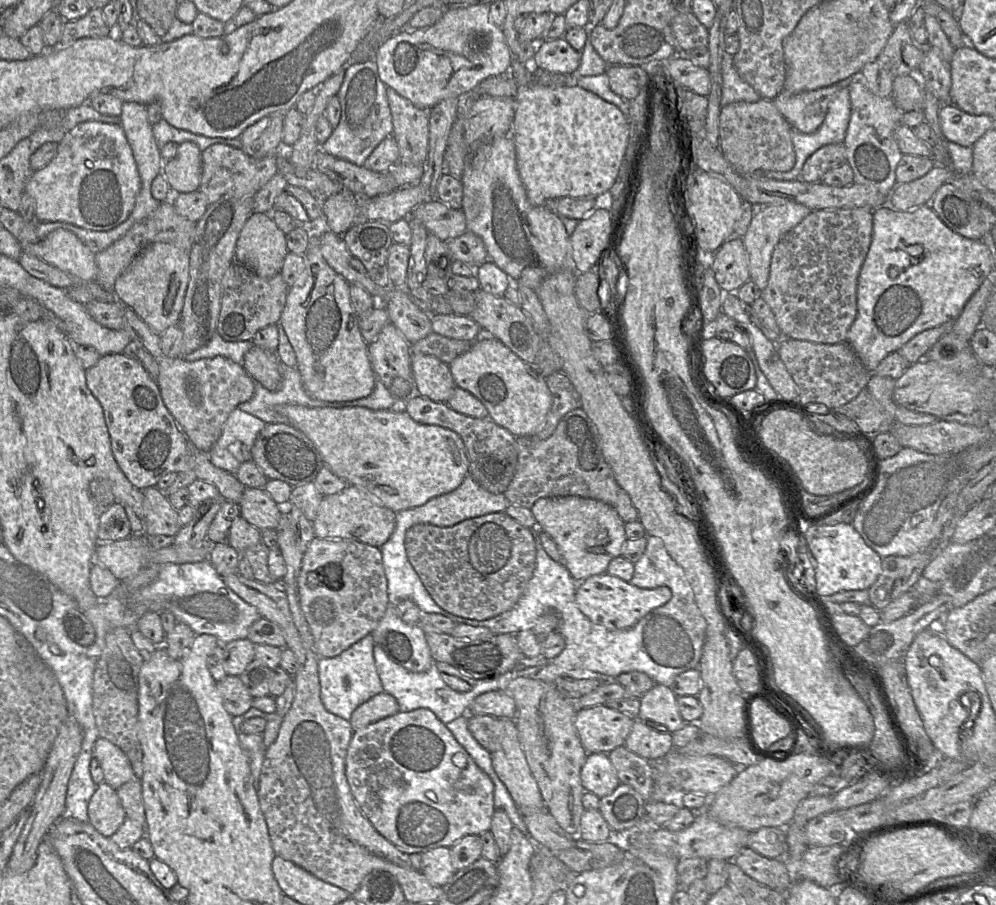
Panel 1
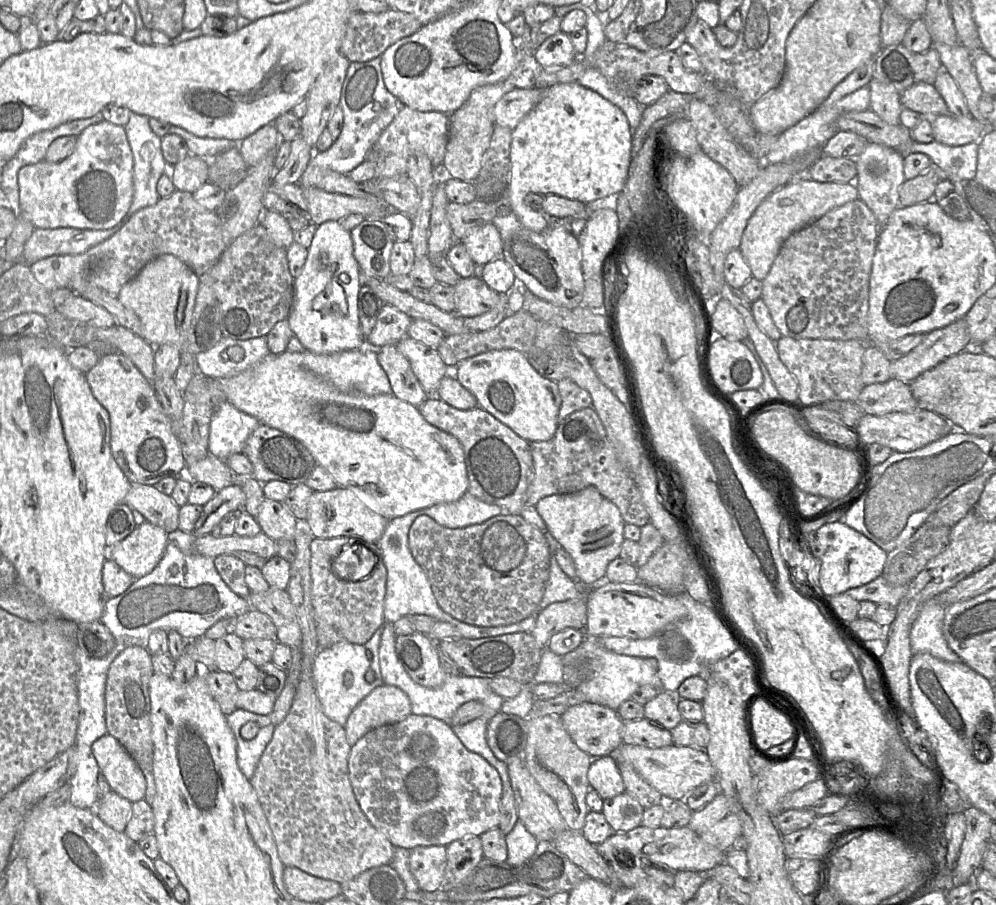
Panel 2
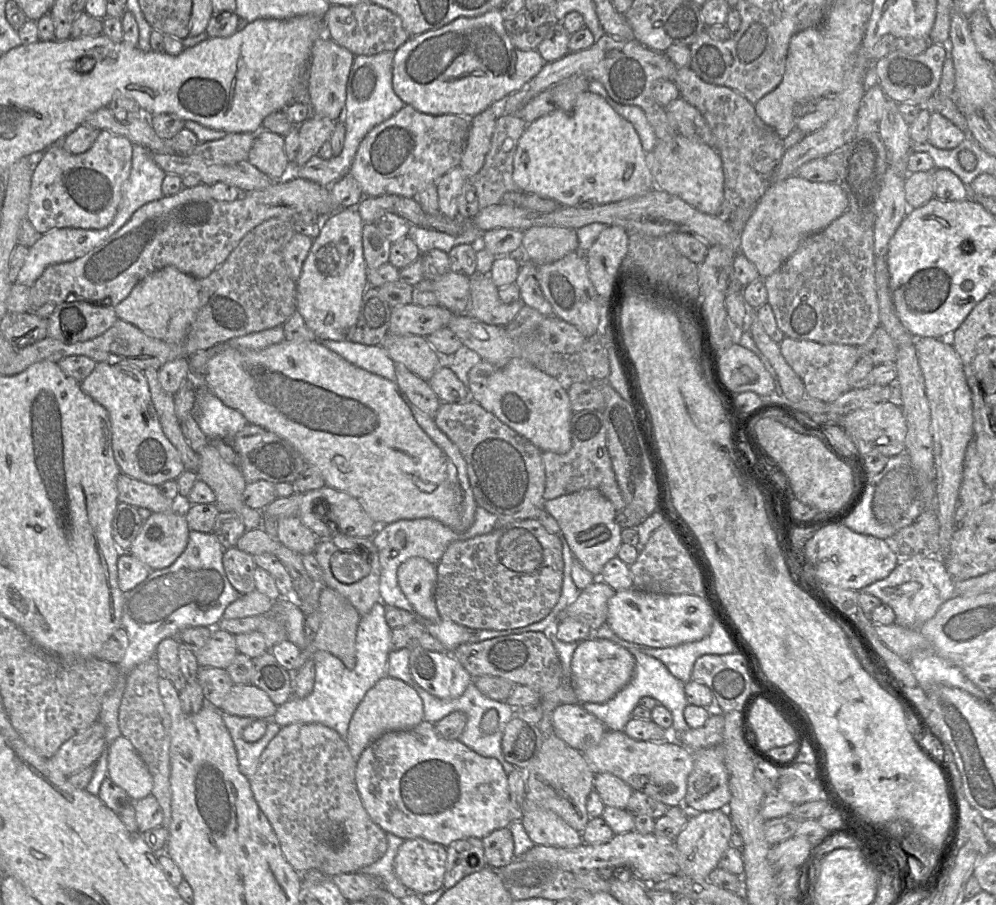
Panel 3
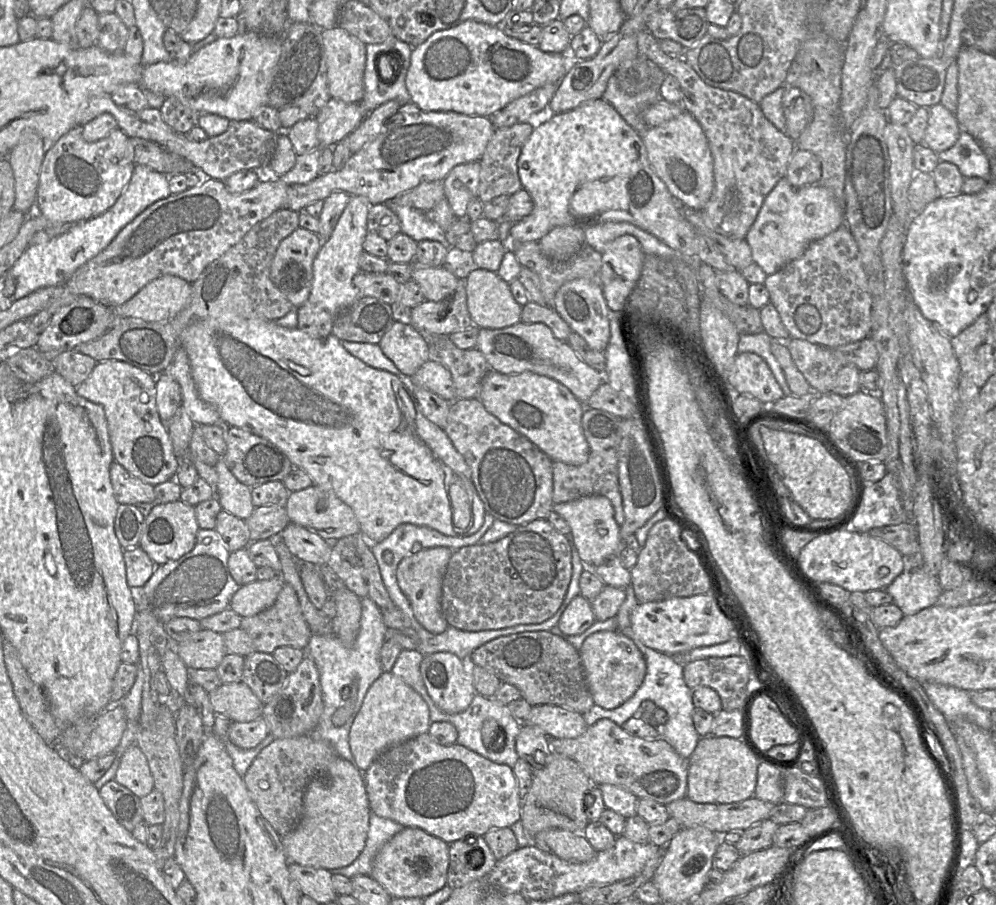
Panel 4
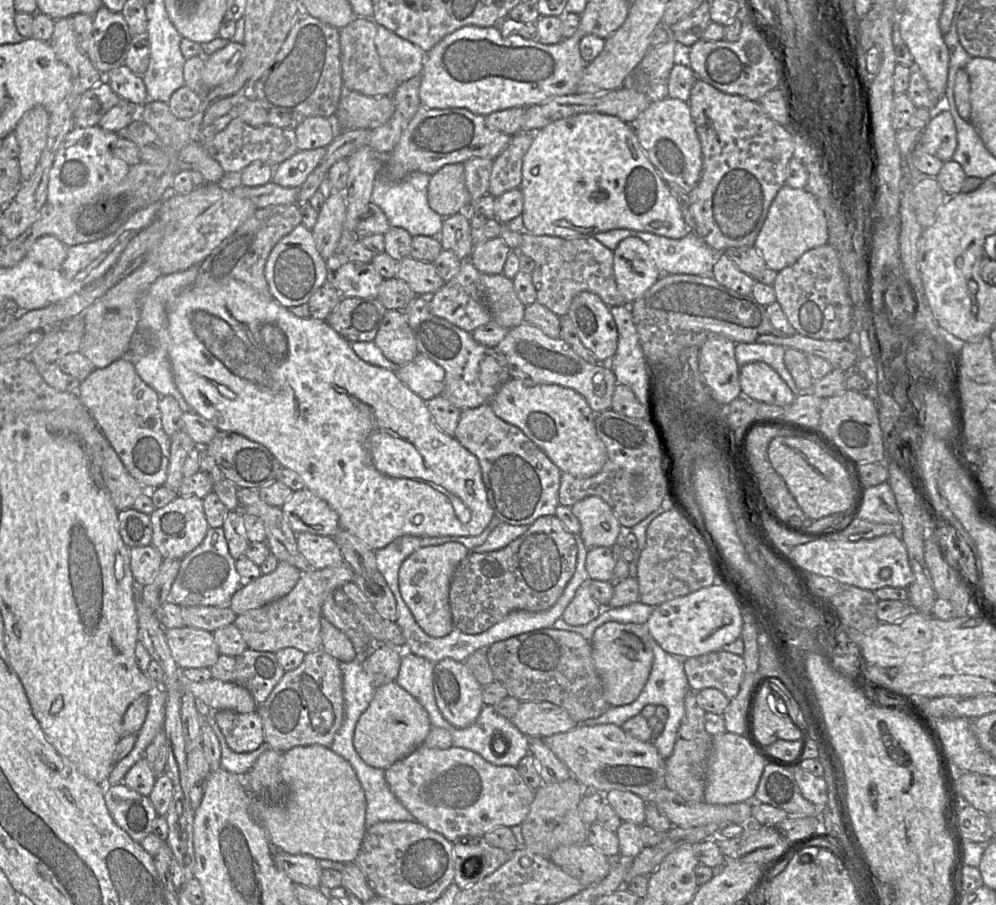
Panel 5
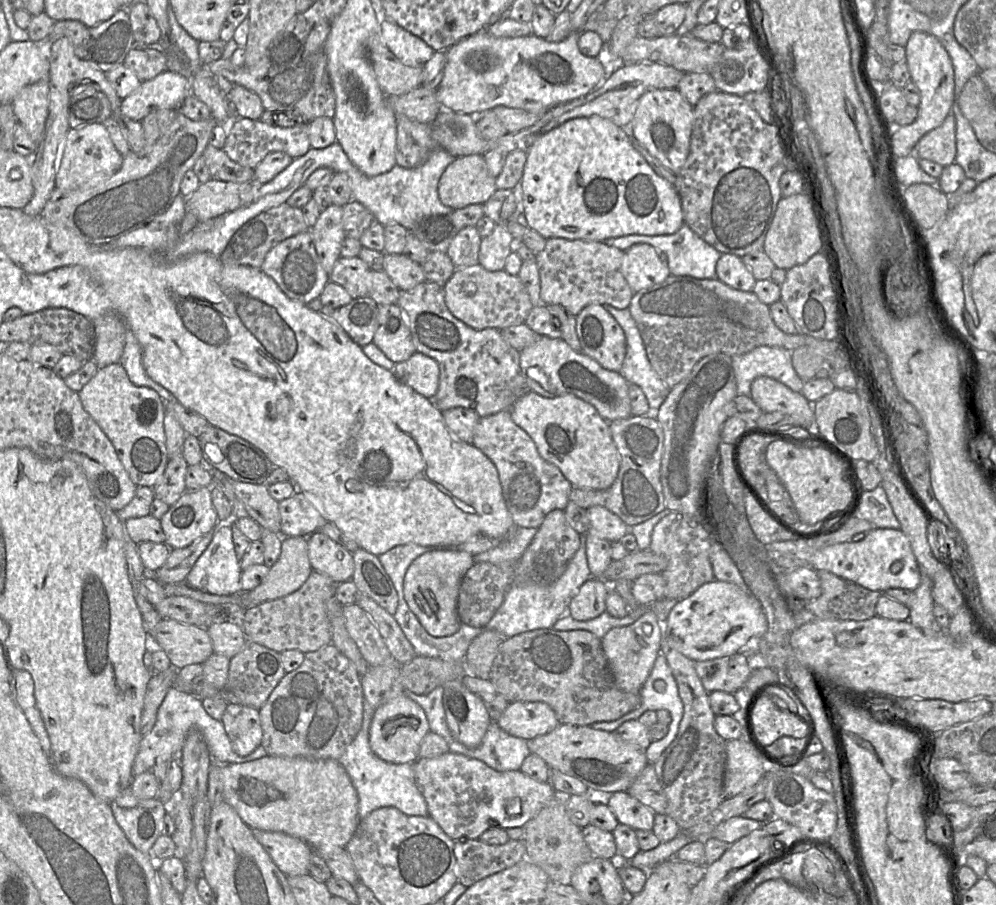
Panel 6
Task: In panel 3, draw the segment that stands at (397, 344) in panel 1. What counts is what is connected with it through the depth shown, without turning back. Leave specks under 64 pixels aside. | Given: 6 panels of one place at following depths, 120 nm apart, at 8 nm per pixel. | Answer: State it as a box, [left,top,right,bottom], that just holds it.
[395,364,441,418]

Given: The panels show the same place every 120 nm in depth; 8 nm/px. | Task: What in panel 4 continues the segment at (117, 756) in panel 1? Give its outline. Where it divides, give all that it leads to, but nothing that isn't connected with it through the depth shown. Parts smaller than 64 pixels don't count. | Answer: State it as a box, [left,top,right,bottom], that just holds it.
[114,745,154,798]

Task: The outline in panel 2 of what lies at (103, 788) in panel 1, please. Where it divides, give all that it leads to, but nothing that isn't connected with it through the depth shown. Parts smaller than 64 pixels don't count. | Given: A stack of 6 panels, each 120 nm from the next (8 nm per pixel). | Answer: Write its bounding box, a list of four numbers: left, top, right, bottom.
[95,791,132,832]

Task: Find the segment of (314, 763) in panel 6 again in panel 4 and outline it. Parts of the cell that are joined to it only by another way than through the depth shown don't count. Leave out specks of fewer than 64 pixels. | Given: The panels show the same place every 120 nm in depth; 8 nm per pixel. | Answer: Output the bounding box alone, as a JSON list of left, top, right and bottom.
[281,756,371,869]

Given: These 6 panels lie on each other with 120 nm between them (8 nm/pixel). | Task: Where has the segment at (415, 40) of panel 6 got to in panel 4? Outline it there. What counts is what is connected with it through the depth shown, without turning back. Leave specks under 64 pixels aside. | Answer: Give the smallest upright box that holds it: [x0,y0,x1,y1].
[359,36,413,114]

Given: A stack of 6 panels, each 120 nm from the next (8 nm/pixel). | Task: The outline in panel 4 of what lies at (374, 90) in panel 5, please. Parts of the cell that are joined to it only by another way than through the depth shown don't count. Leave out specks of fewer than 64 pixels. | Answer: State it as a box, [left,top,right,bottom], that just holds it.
[322,26,366,103]

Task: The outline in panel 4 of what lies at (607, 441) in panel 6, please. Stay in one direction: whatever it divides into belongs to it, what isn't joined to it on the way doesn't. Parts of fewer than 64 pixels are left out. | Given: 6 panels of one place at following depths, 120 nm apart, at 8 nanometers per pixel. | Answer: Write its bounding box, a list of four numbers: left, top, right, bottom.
[478,370,590,462]

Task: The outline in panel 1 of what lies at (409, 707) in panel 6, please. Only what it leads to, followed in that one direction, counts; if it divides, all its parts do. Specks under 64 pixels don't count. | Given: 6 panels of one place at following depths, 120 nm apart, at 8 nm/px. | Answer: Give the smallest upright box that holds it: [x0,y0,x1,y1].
[349,692,399,731]

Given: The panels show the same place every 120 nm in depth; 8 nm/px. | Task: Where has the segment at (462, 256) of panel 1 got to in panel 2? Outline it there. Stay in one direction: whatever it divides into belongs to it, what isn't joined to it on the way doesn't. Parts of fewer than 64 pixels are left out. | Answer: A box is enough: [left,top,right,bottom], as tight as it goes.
[461,223,502,265]

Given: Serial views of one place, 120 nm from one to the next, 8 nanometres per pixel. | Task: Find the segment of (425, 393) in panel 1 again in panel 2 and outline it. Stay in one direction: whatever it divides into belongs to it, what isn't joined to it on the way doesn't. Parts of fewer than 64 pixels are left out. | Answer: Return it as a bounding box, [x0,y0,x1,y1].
[396,336,446,396]

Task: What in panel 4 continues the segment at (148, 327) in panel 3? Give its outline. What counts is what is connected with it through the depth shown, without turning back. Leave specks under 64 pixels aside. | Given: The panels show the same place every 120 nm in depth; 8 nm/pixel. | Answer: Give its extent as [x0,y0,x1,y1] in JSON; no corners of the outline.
[112,275,191,322]

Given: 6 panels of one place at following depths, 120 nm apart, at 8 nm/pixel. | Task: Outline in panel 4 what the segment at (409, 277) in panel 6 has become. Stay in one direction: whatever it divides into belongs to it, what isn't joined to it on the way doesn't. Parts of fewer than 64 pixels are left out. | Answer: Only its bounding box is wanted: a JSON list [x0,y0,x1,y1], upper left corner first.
[411,263,459,302]

